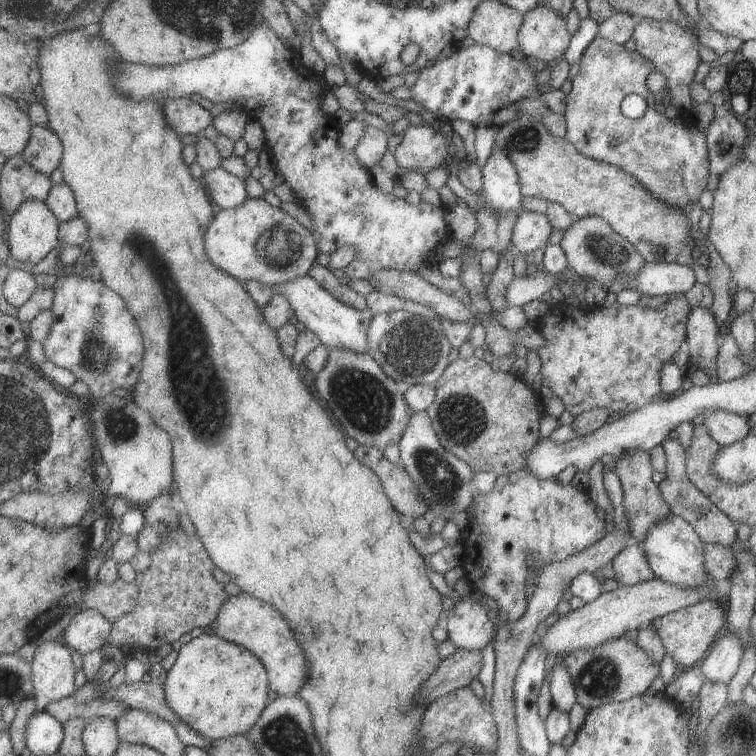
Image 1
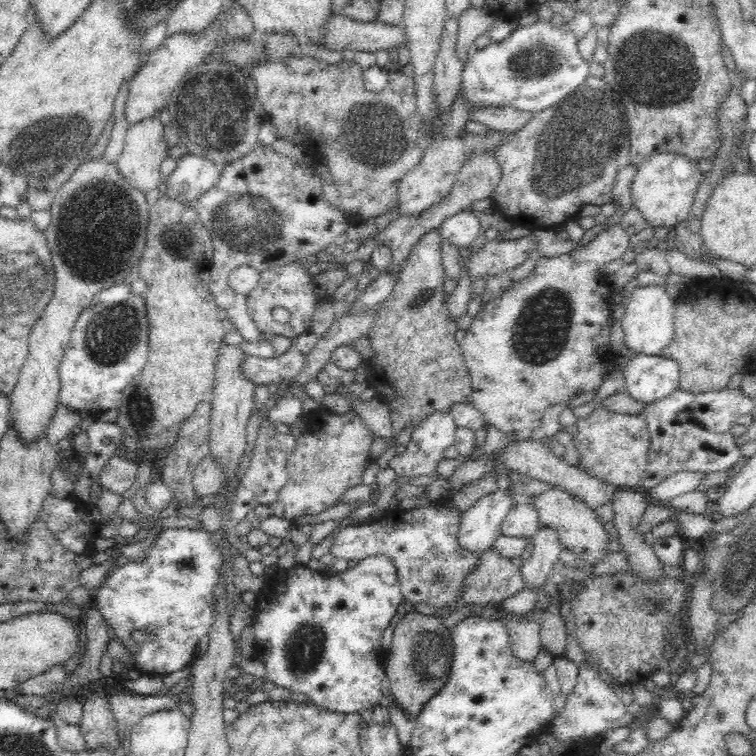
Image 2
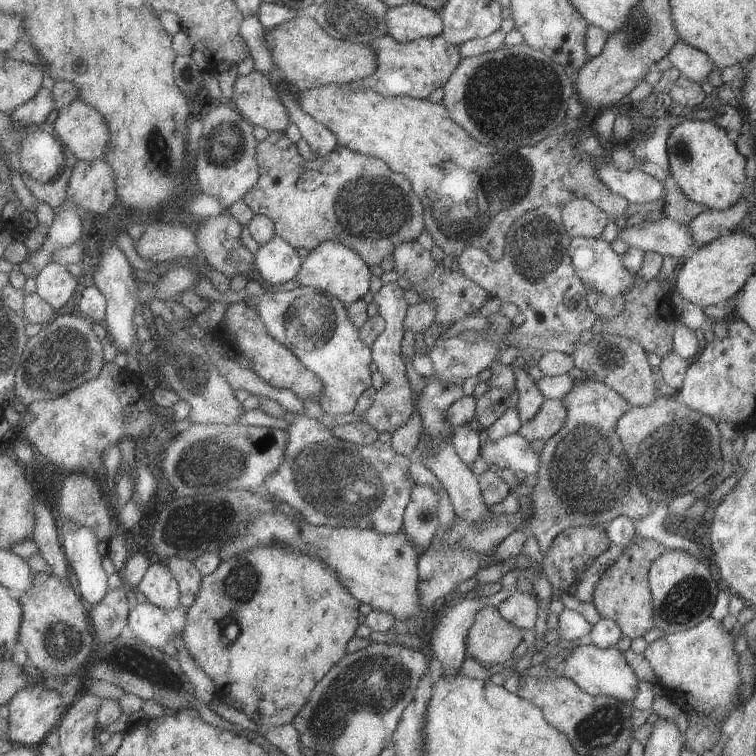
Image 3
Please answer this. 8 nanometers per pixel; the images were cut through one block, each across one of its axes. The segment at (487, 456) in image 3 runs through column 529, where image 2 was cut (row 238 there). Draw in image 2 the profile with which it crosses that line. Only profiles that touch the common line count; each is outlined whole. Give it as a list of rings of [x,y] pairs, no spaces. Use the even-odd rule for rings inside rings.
[[[470,206],[449,216],[439,226],[438,231],[442,239],[448,239],[460,248],[470,246],[472,240],[482,232],[482,228],[476,211]]]

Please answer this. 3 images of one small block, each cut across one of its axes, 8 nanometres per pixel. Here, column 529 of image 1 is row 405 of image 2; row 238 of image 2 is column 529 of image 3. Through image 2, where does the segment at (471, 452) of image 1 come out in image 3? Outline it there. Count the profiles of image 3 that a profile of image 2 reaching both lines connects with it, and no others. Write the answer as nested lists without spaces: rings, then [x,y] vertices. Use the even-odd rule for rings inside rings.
[[[545,399],[537,414],[520,423],[516,433],[529,442],[535,439],[546,441],[563,426],[565,417],[565,409],[560,399]]]

